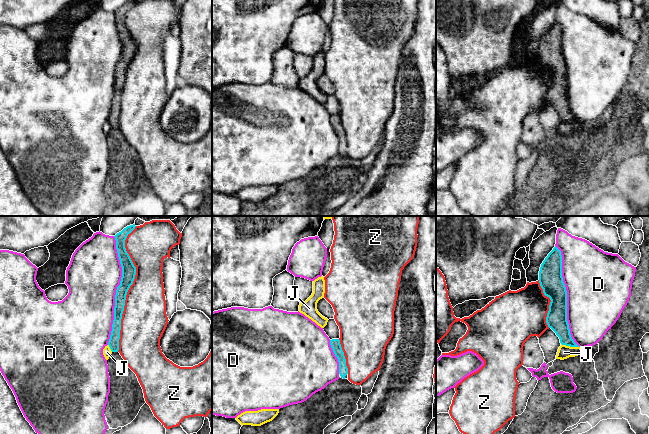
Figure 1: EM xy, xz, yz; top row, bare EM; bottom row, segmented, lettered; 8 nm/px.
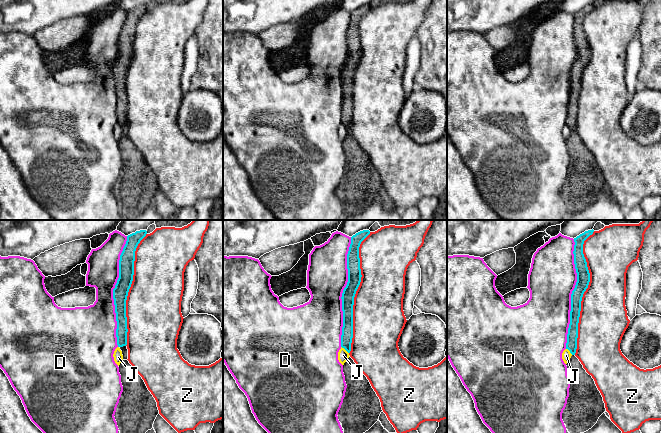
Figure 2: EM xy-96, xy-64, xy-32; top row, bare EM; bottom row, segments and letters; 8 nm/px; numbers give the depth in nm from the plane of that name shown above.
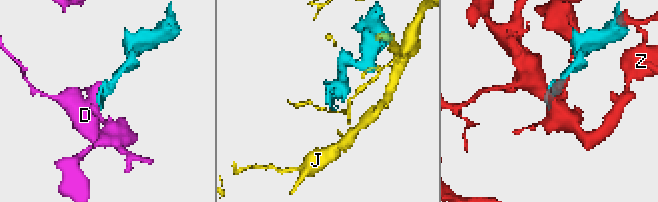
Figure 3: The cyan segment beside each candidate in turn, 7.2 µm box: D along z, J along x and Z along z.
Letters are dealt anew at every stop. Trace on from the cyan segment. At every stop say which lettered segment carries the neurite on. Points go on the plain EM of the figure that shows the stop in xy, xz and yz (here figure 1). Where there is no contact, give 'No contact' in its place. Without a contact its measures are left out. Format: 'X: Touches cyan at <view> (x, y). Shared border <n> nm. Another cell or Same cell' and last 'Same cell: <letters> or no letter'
D: Touches cyan at xy (116, 66). Shared border 850 nm. Another cell
J: Touches cyan at yz (570, 122). Shared border 150 nm. Another cell
Z: Touches cyan at xy (128, 65). Shared border 1000 nm. Another cell
Same cell: no letter

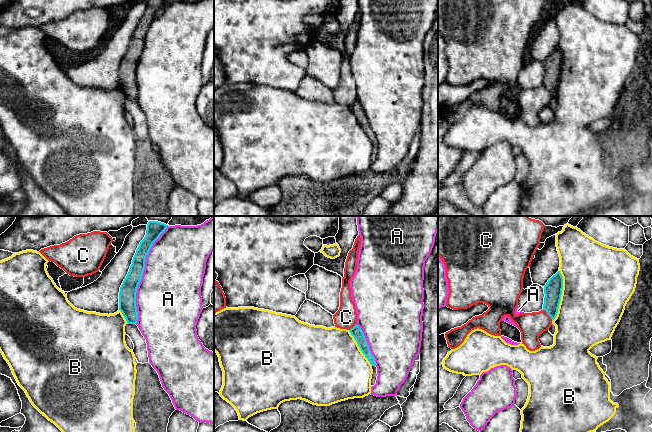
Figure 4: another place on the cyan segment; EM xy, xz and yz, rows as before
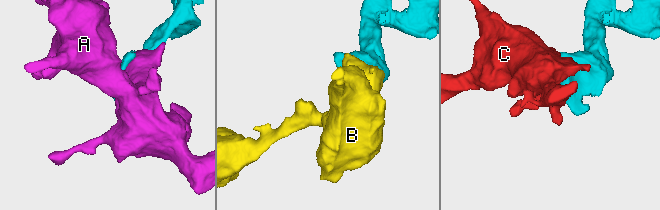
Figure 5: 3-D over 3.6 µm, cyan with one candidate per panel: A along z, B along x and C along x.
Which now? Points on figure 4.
A: Touches cyan at xy (142, 50). Shared border 850 nm. Another cell
B: Touches cyan at yz (560, 72). Shared border 420 nm. Another cell
C: Touches cyan at yz (548, 90). Shared border 120 nm. Another cell
Same cell: no letter

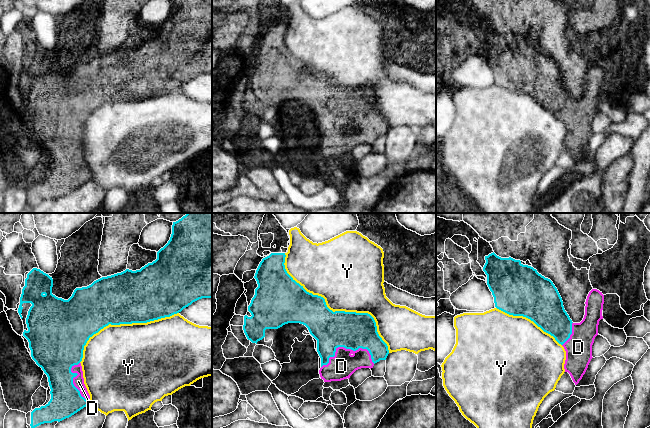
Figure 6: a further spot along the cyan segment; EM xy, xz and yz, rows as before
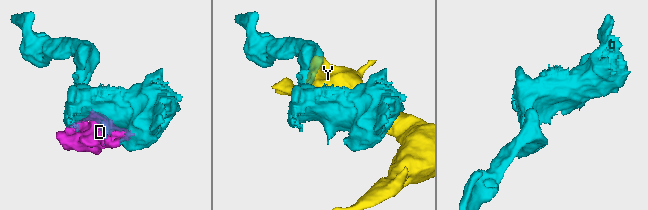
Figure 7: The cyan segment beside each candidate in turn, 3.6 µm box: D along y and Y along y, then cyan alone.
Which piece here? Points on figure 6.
D: Touches cyan at xz (347, 124). Shared border 440 nm. Same cell
Y: Touches cyan at xz (336, 87). Shared border 1150 nm. Another cell
Same cell: D

